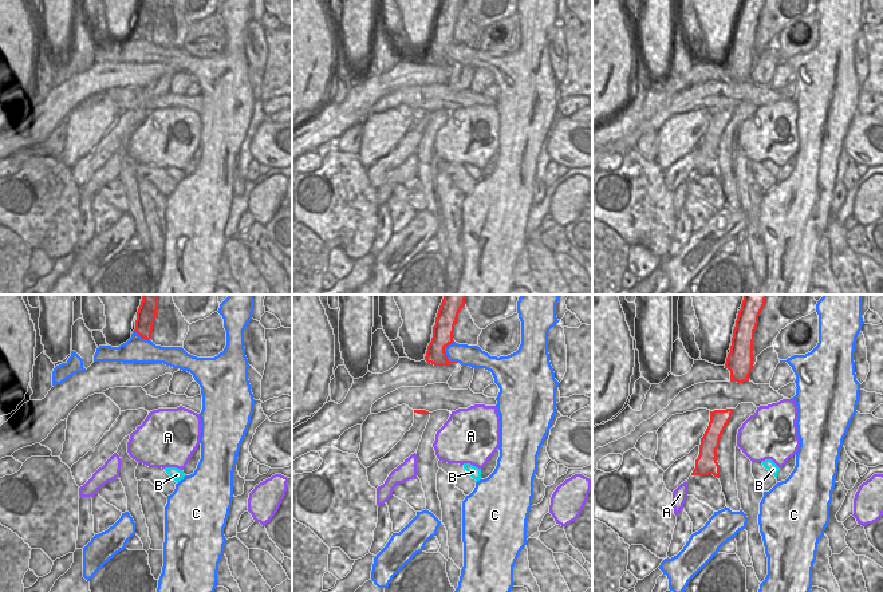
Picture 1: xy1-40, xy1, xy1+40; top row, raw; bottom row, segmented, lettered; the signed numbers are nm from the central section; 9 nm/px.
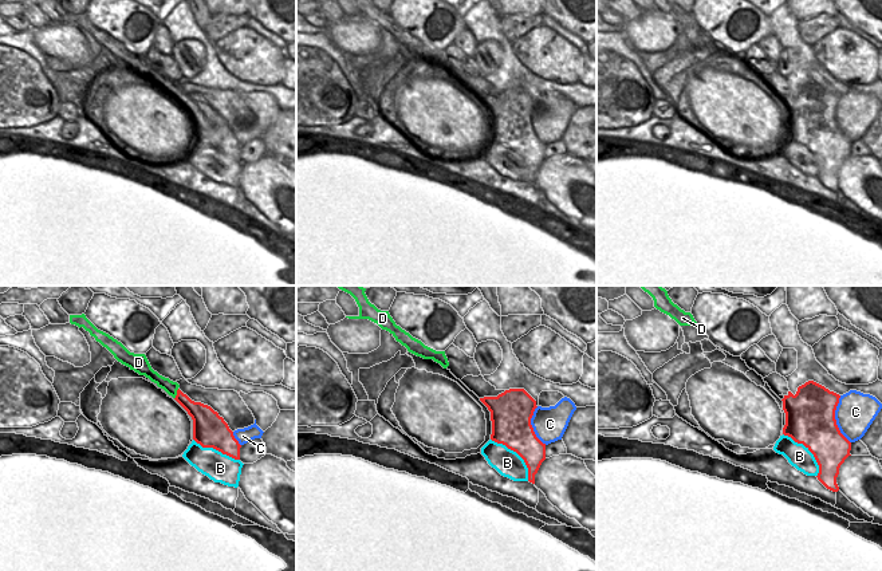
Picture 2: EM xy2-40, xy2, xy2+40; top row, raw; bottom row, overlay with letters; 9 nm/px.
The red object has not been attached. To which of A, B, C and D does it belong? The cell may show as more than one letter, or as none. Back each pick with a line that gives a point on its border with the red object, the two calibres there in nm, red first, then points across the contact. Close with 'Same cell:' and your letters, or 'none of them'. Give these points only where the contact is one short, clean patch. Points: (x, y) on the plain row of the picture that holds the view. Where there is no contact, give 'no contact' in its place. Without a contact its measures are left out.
D: xy2-40 (177, 94) | 170/120 nm
Same cell: D

